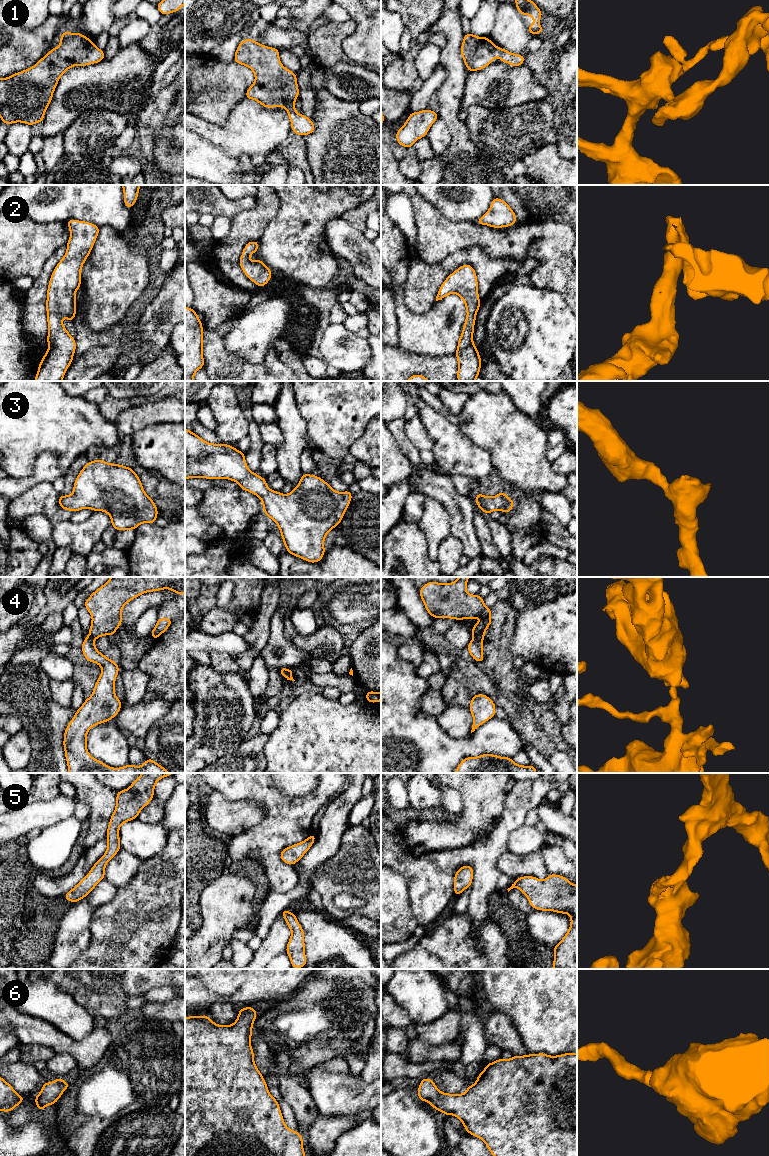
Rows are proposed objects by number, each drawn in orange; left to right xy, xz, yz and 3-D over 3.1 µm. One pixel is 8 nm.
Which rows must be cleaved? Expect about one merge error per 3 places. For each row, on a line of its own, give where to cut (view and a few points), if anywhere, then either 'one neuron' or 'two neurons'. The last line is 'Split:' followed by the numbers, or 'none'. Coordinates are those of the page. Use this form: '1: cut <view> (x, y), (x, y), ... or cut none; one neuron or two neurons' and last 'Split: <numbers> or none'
1: cut none; one neuron
2: cut none; one neuron
3: cut none; one neuron
4: cut yz (474, 637), (482, 639); two neurons
5: cut none; one neuron
6: cut none; one neuron
Split: 4

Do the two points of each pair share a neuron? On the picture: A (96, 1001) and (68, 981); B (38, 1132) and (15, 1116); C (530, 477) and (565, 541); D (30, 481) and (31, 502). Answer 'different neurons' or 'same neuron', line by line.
A: same neuron
B: different neurons
C: different neurons
D: different neurons

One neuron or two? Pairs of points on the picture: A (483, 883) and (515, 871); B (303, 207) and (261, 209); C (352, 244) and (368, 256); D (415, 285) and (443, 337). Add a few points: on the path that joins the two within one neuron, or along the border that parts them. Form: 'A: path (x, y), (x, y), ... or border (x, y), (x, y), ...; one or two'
A: border (507, 851), (497, 862), (497, 868), (500, 873); two
B: border (278, 195), (278, 212), (265, 228); two
C: path (356, 248), (364, 256); one
D: border (404, 300), (404, 303), (411, 311), (423, 314); two

